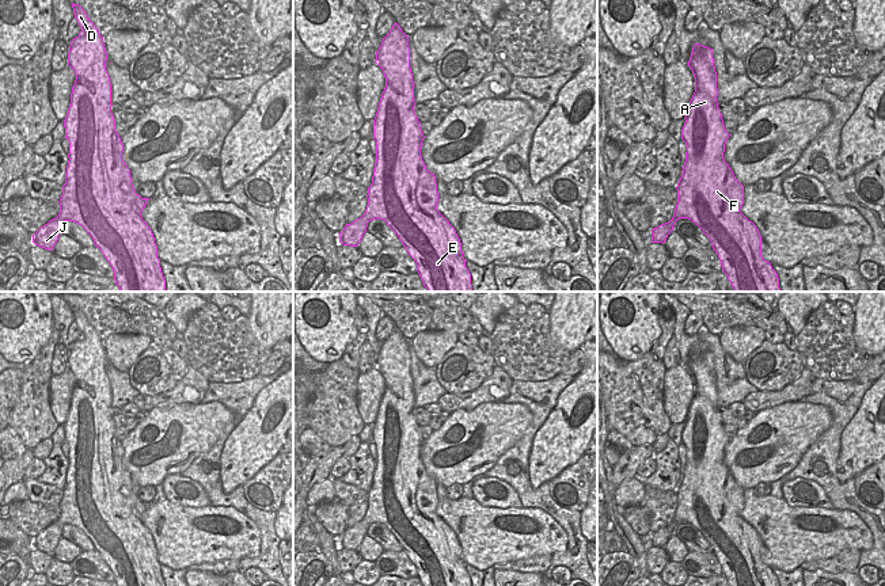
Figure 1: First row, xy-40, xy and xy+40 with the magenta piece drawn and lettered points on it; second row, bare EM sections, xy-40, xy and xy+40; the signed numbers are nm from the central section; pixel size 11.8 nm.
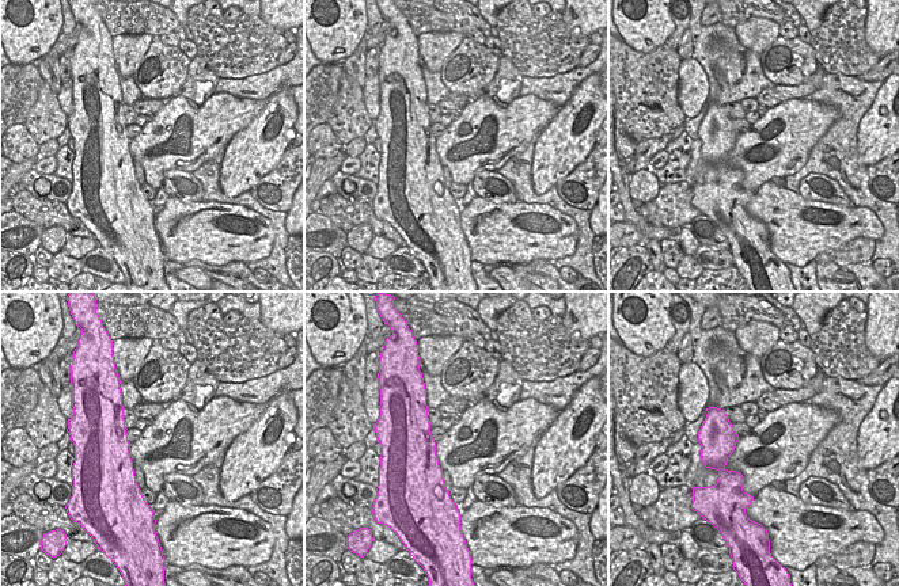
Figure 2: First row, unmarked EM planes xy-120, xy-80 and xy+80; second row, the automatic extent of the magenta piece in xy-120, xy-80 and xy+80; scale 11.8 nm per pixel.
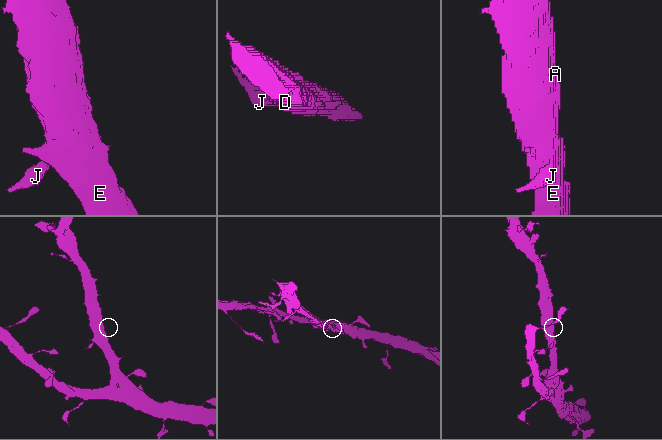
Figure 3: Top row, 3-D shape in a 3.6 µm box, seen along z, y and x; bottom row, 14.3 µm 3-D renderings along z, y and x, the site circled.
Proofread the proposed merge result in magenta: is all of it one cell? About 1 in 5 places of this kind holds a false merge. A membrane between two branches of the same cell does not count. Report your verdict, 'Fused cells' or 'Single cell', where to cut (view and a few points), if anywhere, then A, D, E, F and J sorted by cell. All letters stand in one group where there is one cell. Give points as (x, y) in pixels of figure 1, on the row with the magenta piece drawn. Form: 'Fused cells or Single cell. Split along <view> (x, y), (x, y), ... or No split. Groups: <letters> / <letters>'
Single cell. No split. Groups: A D E F J

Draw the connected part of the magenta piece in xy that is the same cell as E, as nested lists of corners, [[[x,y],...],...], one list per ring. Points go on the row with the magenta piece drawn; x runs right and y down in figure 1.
[[[398,23],[383,38],[375,61],[384,73],[385,87],[373,119],[376,163],[368,187],[368,205],[364,214],[346,224],[339,243],[357,247],[368,222],[384,220],[414,259],[417,271],[428,292],[472,292],[471,274],[466,267],[460,239],[449,221],[437,210],[438,191],[436,176],[426,170],[421,156],[425,138],[414,111],[414,81],[410,68],[409,37]]]

